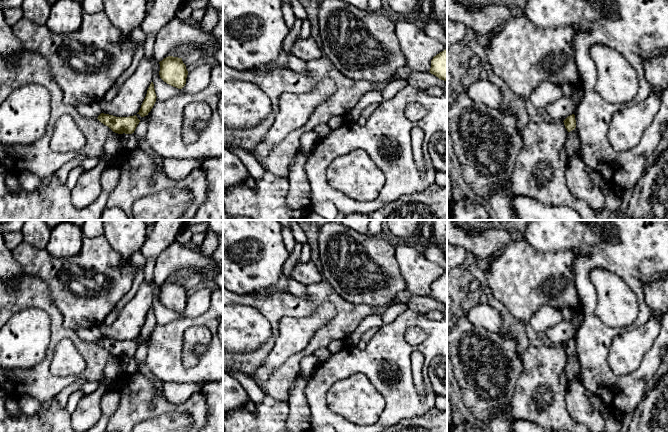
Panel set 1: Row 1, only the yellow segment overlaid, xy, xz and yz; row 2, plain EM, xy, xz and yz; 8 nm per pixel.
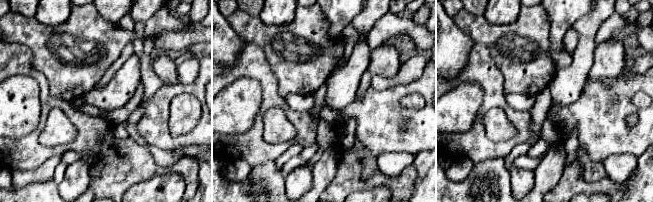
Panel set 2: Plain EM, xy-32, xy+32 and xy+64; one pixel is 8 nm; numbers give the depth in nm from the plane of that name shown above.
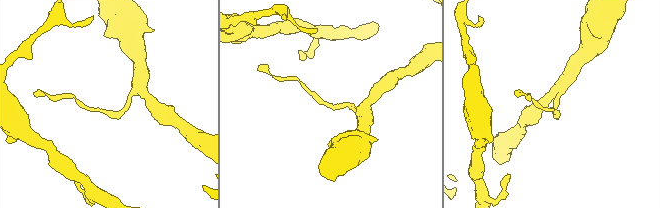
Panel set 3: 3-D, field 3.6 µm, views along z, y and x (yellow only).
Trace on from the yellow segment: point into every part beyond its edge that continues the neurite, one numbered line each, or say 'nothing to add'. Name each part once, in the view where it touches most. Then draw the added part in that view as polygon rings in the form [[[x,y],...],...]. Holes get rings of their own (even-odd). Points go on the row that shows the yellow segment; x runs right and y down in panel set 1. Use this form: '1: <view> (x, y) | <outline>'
nothing to add

